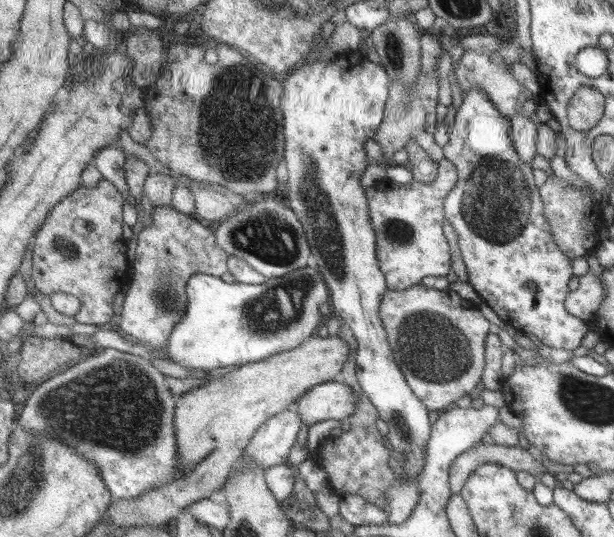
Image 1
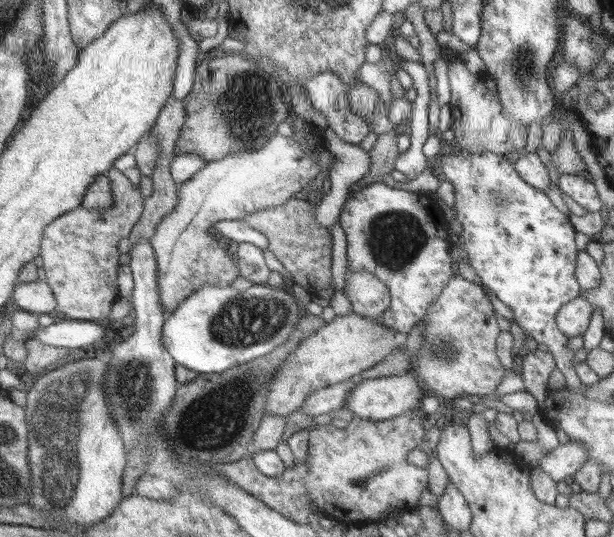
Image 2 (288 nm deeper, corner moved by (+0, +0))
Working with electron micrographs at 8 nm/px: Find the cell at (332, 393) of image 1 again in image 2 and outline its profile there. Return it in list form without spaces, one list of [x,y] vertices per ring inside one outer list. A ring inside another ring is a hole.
[[[407,372],[407,374],[401,374],[401,376],[387,376],[387,378],[373,378],[373,380],[363,380],[359,382],[353,390],[349,390],[349,396],[345,400],[345,406],[349,412],[353,412],[357,418],[361,420],[369,420],[369,422],[385,422],[385,420],[391,420],[391,418],[397,418],[401,414],[407,414],[407,412],[413,412],[413,410],[419,410],[421,406],[421,398],[423,398],[423,392],[421,392],[421,386],[419,380],[415,378],[415,374]]]

